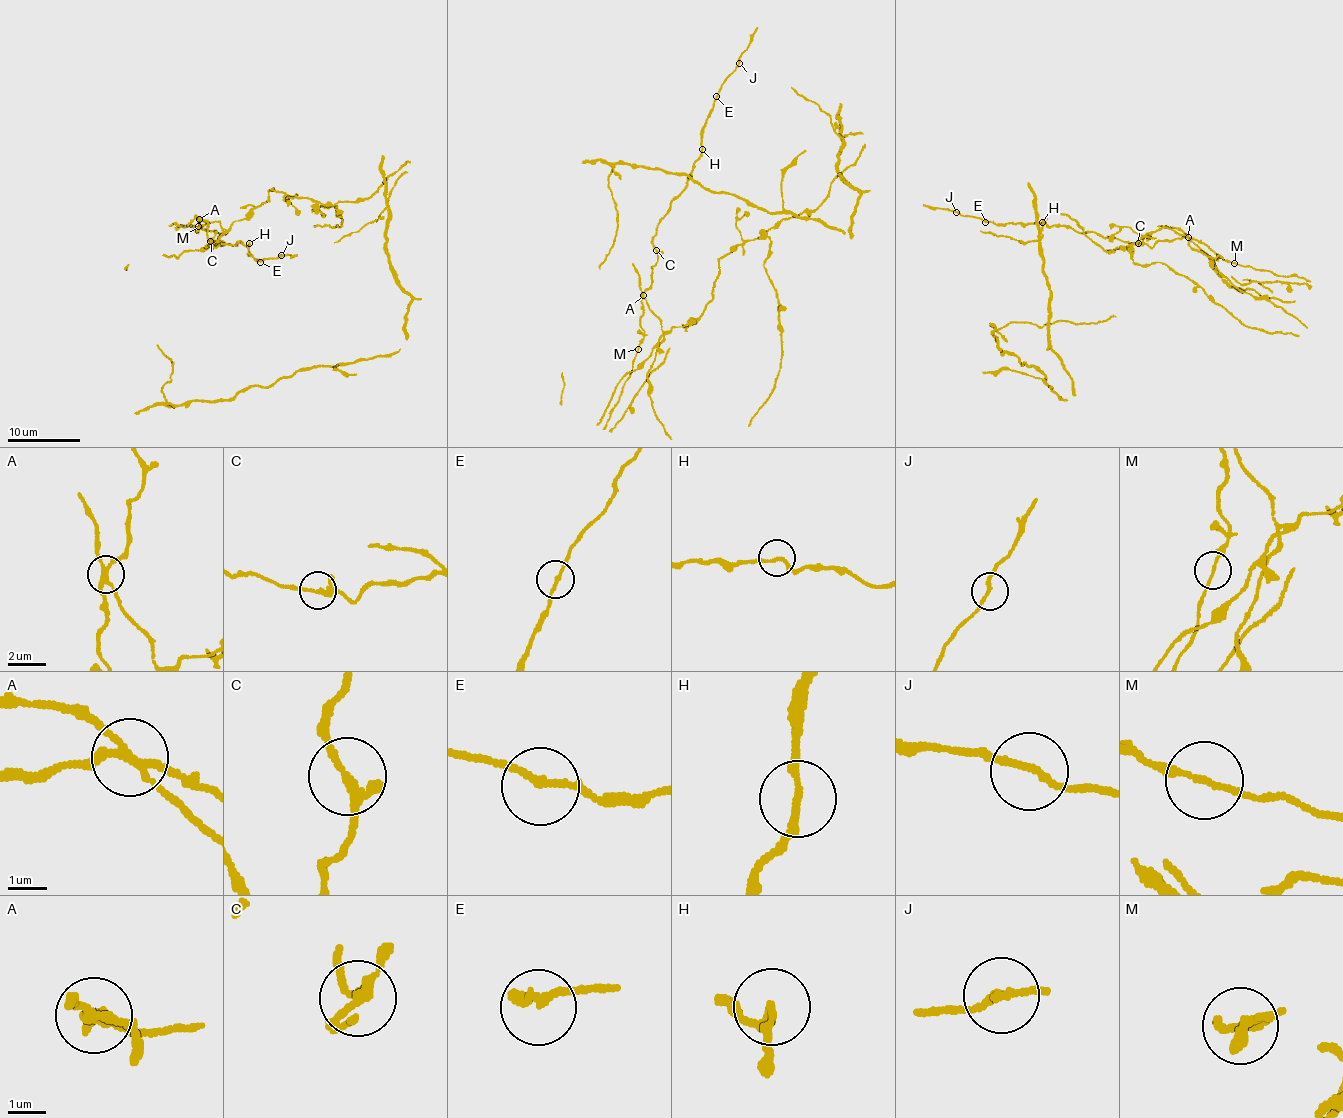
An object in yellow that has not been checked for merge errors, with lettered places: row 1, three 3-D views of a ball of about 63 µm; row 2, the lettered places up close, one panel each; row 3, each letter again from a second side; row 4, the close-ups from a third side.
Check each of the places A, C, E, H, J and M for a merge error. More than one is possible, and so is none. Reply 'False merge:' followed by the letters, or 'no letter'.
False merge: A, M

